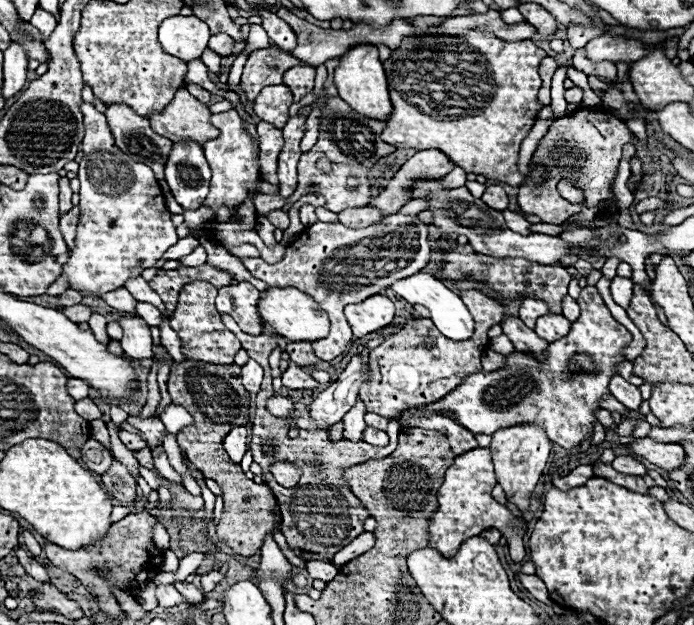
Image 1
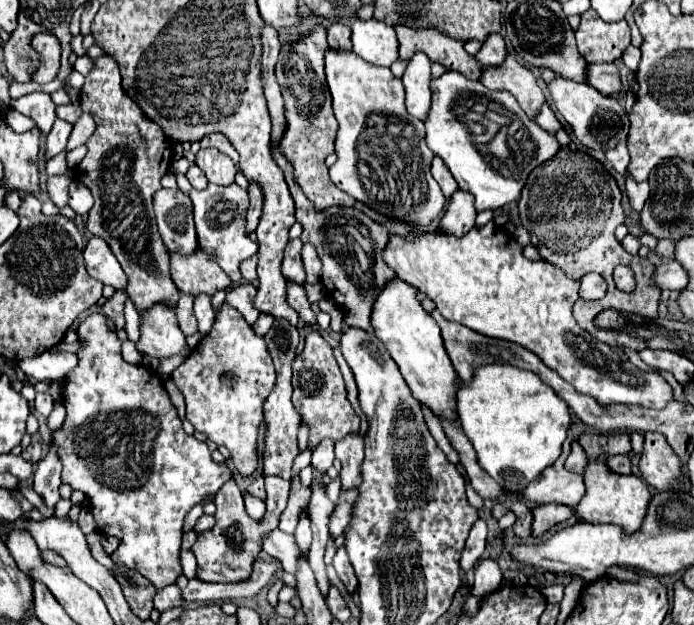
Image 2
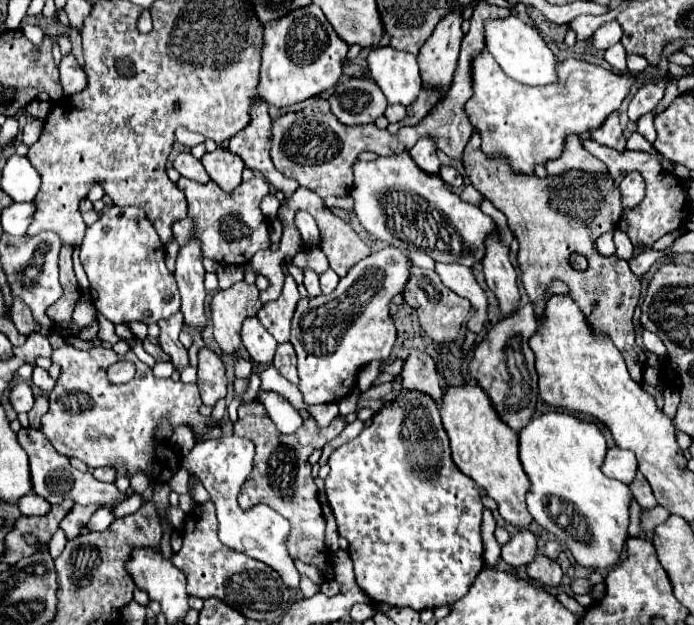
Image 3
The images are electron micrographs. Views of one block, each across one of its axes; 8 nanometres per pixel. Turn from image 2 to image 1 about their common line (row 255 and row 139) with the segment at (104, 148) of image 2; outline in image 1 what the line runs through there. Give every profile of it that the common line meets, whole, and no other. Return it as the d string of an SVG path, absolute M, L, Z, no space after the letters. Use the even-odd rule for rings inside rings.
M110 104L106 106L104 114L116 146L136 162L150 166L156 174L156 180L162 180L172 142L160 134L154 134L148 118L138 116L126 104Z

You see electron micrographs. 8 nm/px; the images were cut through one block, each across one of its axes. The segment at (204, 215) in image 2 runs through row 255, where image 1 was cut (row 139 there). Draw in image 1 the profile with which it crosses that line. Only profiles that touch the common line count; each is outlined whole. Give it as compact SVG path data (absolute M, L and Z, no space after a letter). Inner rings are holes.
M228 110L222 114L214 114L210 118L212 126L220 130L220 136L214 140L204 142L204 154L212 168L212 182L210 182L210 194L204 200L204 206L212 208L212 218L208 220L206 236L214 242L226 244L226 246L242 246L242 244L254 244L262 250L262 258L268 262L278 262L282 258L284 246L278 246L274 250L266 248L262 238L256 234L256 208L254 198L260 194L258 184L260 178L260 164L258 164L258 146L254 138L246 132L242 118L236 110Z

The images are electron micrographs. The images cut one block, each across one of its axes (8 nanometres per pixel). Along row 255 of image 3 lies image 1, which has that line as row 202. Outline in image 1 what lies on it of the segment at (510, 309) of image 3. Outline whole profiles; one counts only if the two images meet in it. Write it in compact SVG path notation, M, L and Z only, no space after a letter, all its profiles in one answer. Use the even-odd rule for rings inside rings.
M488 186L482 194L482 200L494 210L504 210L508 206L508 194L500 186Z

